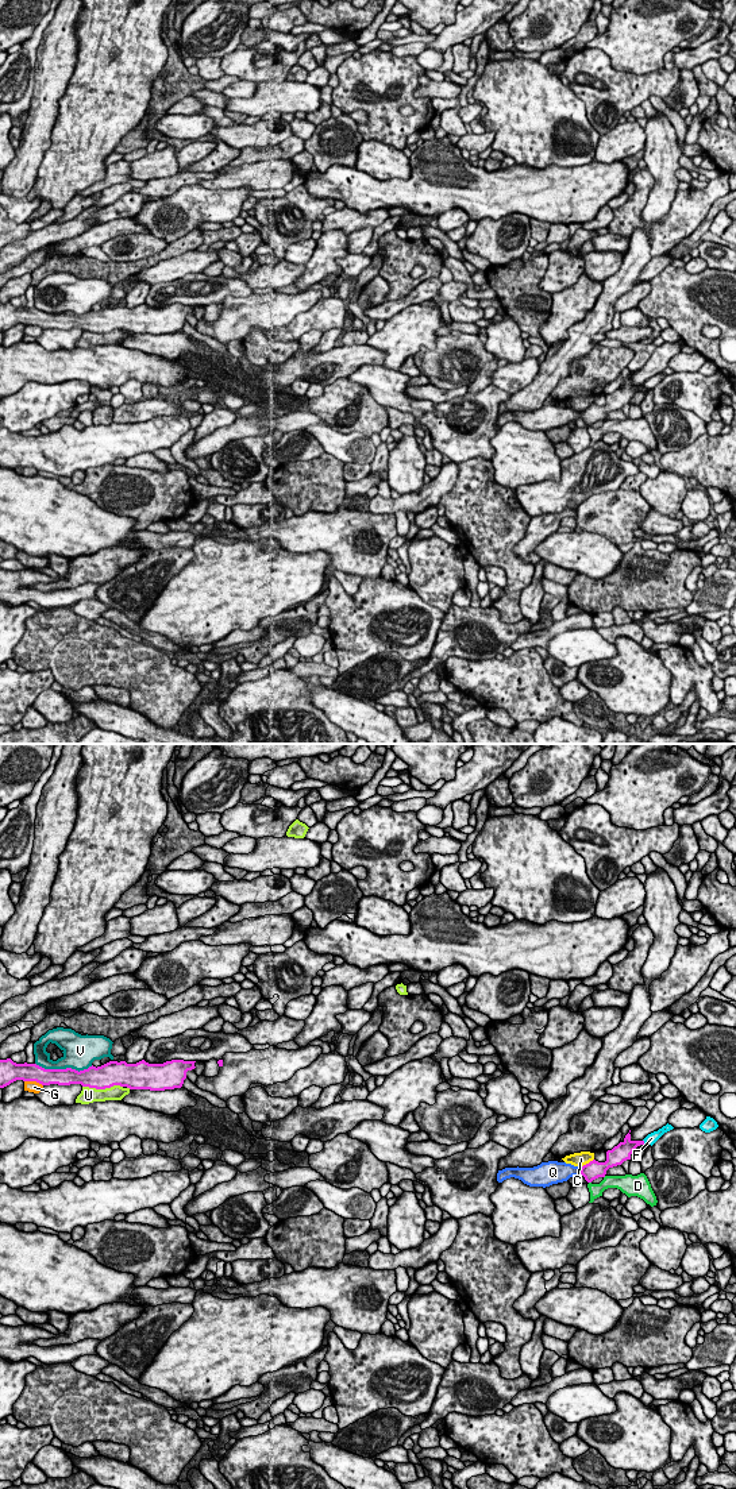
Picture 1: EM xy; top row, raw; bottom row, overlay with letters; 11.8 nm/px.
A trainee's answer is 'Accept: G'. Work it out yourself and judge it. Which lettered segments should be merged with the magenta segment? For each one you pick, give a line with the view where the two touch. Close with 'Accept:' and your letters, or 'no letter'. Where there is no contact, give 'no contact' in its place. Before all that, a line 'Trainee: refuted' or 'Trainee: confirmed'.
Trainee: refuted
Accept: no letter

